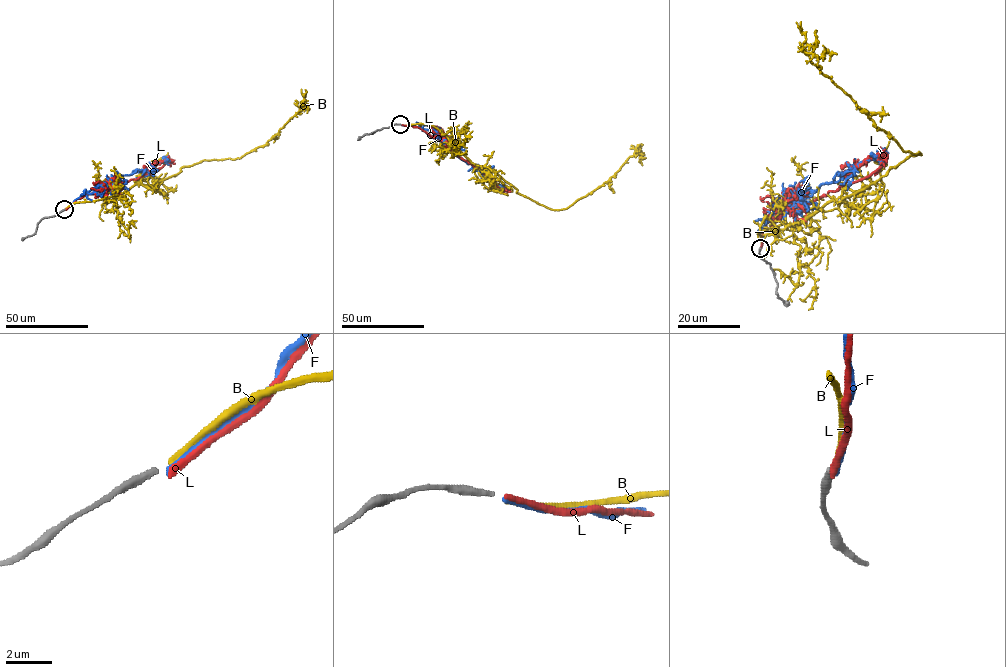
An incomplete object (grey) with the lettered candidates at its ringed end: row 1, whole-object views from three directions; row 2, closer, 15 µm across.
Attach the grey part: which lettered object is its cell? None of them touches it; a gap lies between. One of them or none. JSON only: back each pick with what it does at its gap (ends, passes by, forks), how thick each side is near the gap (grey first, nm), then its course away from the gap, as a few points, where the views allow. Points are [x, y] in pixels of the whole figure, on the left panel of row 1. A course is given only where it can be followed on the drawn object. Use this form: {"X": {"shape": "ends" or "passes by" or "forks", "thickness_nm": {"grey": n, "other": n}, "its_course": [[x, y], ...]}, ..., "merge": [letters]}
{"merge": []}

